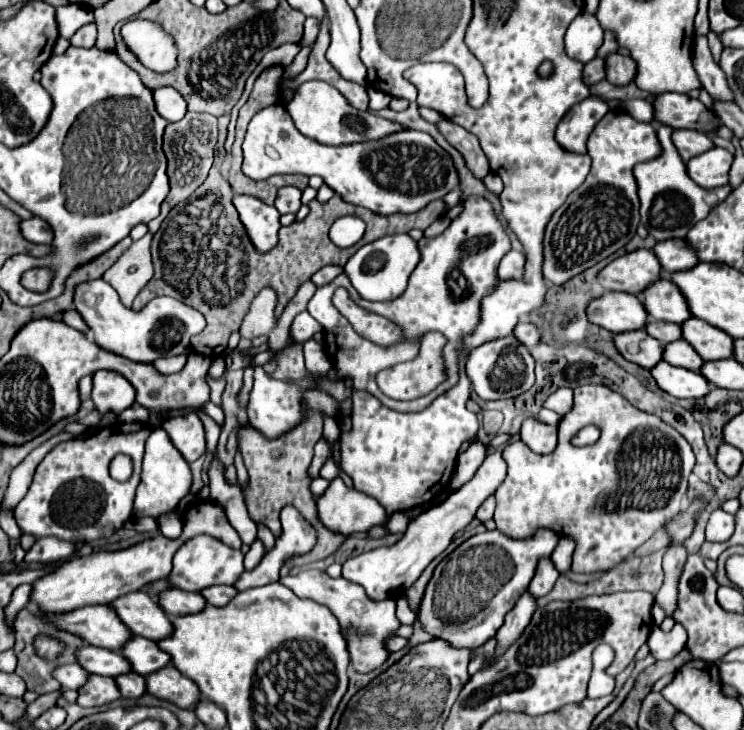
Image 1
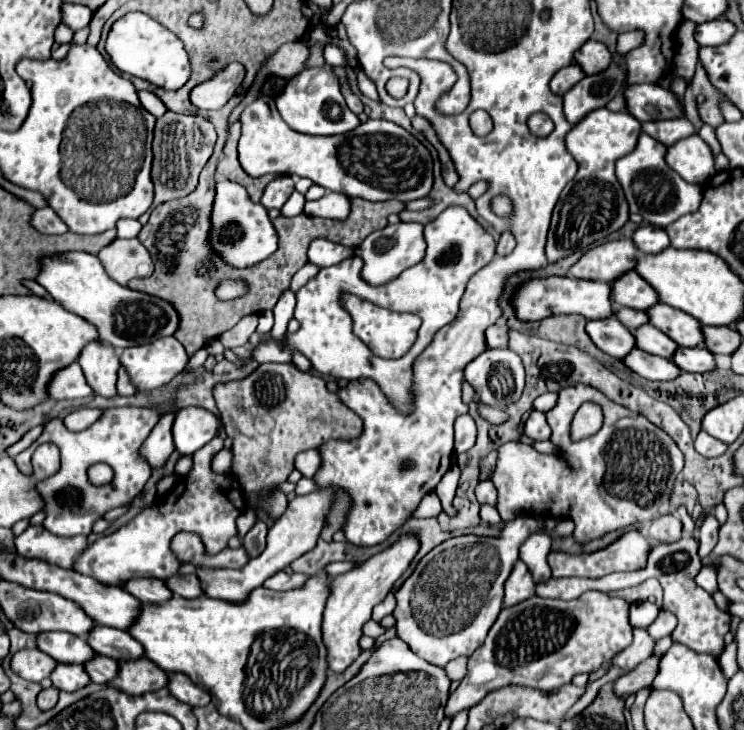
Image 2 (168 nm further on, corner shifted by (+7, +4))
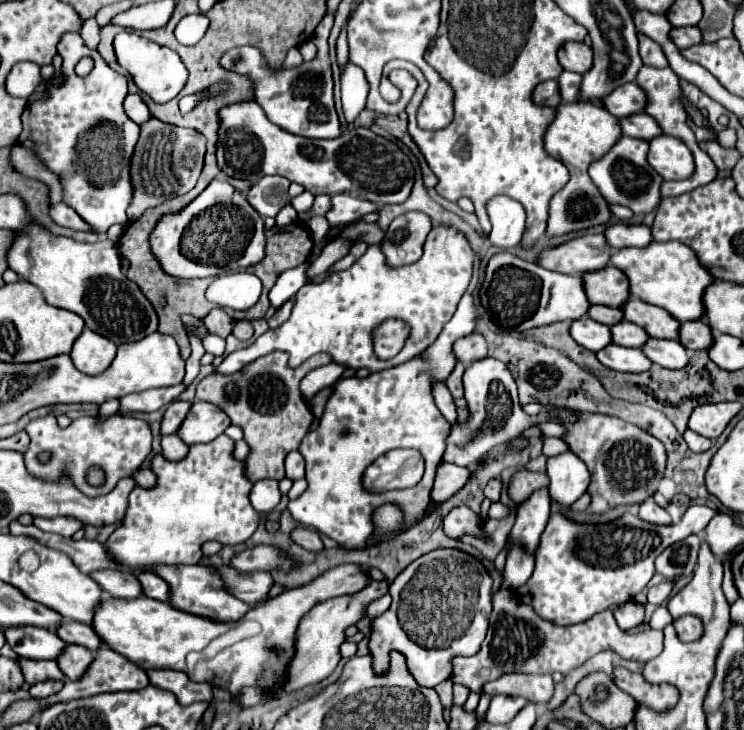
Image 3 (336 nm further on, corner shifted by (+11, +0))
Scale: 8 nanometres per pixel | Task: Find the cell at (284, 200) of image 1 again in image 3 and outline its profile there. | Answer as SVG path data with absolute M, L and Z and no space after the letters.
M265 176L253 184L247 194L247 200L263 218L277 216L277 212L289 202L289 184L291 182L283 176Z

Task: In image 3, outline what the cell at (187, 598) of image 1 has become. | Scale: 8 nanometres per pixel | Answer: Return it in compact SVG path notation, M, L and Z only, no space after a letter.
M99 570L93 572L91 578L101 586L101 590L113 598L141 598L143 588L135 574L127 570Z

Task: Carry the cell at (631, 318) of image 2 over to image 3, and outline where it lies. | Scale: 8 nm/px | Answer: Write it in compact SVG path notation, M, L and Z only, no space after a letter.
M591 306L589 308L589 318L597 320L601 324L613 326L613 324L623 320L623 310L621 308L609 308L609 306Z

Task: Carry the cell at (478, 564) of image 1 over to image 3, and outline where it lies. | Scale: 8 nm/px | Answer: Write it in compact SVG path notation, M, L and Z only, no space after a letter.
M439 548L439 550L433 550L433 552L429 552L429 554L421 556L421 558L417 558L415 562L411 562L411 564L393 580L393 584L389 586L389 594L393 596L393 604L389 606L389 610L387 610L385 614L381 614L379 618L375 618L375 620L371 622L373 632L371 632L371 636L369 636L369 650L371 650L373 660L375 660L375 662L373 662L373 668L377 668L379 672L385 672L387 666L389 666L387 654L389 654L391 650L399 650L399 652L407 658L409 672L417 678L417 682L421 682L421 686L437 686L439 682L451 678L451 670L453 670L451 660L453 660L455 656L473 656L473 654L477 654L477 650L481 648L481 642L485 640L487 624L489 624L489 614L491 614L491 610L493 610L493 592L491 592L491 586L493 586L493 578L491 578L491 574L487 572L487 568L483 566L483 562L481 562L479 558L475 558L475 556L467 554L467 552L463 552L463 550L457 550L457 548Z

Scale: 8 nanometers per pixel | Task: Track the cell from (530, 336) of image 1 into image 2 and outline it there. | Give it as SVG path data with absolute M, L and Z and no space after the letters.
M489 326L485 330L487 348L505 348L507 346L507 326Z

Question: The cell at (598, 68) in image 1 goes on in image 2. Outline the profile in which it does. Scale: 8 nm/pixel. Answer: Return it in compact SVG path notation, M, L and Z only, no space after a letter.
M571 64L567 68L561 68L549 82L551 90L559 96L563 96L569 88L573 88L573 84L577 84L581 78L585 78L585 72L577 66L577 64Z

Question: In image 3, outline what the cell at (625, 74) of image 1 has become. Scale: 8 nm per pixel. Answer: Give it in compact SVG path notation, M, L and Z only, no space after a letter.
M567 42L559 50L559 62L565 70L585 74L593 66L593 50L583 42Z

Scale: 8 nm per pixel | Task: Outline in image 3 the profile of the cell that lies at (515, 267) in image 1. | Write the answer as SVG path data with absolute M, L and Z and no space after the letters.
M493 196L487 202L487 214L493 224L489 234L493 246L509 250L521 242L525 230L525 210L517 200L509 196Z

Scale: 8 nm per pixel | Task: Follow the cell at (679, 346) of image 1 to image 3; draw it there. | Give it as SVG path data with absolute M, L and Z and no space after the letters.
M627 320L619 322L617 326L611 326L611 334L613 334L613 344L625 346L625 348L641 348L649 340L649 334L645 334L641 326Z

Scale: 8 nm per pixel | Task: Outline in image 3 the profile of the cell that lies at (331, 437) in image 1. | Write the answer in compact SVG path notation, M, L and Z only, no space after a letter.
M297 450L287 454L285 470L287 470L287 478L291 478L291 480L299 480L305 476L305 462Z

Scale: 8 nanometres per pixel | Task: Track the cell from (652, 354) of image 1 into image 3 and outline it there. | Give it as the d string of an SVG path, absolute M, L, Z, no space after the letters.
M589 316L579 318L577 322L571 324L571 336L575 338L577 344L581 344L583 348L587 348L591 352L599 352L605 346L613 344L609 326L605 326L601 322L593 322L593 318L589 318Z

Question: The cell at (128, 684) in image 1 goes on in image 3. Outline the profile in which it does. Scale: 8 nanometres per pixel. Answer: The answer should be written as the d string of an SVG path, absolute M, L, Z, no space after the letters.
M69 646L69 650L65 650L61 658L57 658L57 664L69 680L81 680L93 662L93 656L95 654L91 650L85 650L81 646Z

